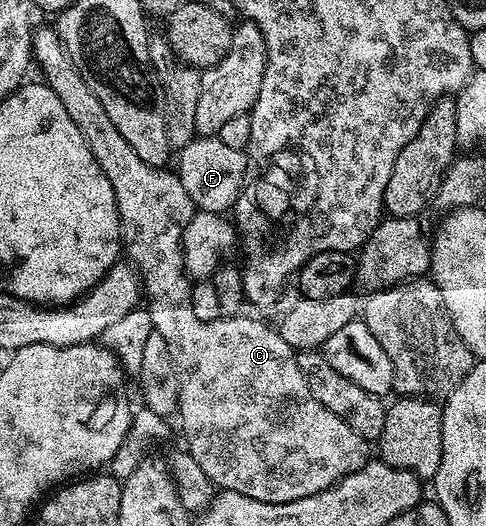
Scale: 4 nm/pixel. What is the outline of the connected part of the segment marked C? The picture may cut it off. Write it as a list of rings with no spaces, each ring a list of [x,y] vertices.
[[[36,27],[32,31],[31,54],[34,67],[39,67],[43,75],[40,77],[50,86],[53,94],[61,98],[61,106],[65,106],[77,130],[81,130],[81,138],[85,138],[93,158],[97,158],[97,166],[101,166],[105,178],[109,178],[109,186],[113,186],[115,209],[119,212],[122,251],[141,281],[141,292],[152,329],[164,339],[169,358],[177,372],[177,420],[183,423],[184,434],[191,440],[199,440],[202,436],[220,436],[223,440],[231,440],[239,436],[243,443],[243,448],[190,449],[190,454],[211,479],[214,487],[225,492],[245,494],[245,498],[257,498],[257,502],[280,504],[317,494],[341,478],[361,470],[361,466],[369,459],[368,441],[360,438],[345,422],[341,422],[333,410],[325,410],[325,406],[313,398],[313,390],[309,390],[309,382],[305,382],[305,374],[301,374],[301,366],[297,366],[296,349],[291,348],[285,338],[281,338],[279,331],[274,327],[266,328],[259,320],[220,318],[213,322],[201,322],[201,318],[193,314],[191,284],[181,267],[183,225],[190,222],[193,205],[178,175],[174,171],[167,172],[166,167],[154,168],[137,158],[133,146],[129,146],[129,142],[117,134],[117,126],[113,126],[109,114],[105,114],[105,106],[97,102],[97,94],[85,86],[85,78],[81,78],[77,66],[73,66],[54,27]]]

